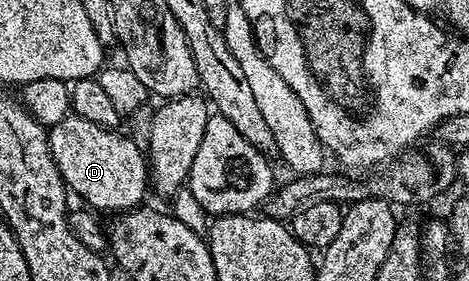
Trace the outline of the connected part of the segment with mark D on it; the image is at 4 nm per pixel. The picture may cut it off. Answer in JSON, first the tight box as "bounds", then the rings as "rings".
{"bounds":[48,114,150,214],"rings":[[[71,114],[66,118],[62,118],[62,122],[53,124],[48,128],[50,152],[58,166],[58,170],[62,174],[65,185],[75,195],[77,192],[85,200],[81,201],[89,209],[100,214],[105,214],[104,212],[108,212],[107,214],[119,214],[128,211],[130,208],[137,207],[143,201],[140,199],[143,198],[144,191],[149,191],[150,188],[150,169],[146,163],[145,153],[140,151],[130,135],[123,134],[123,136],[119,136],[120,134],[119,131],[103,124],[95,124],[86,118]]]}

